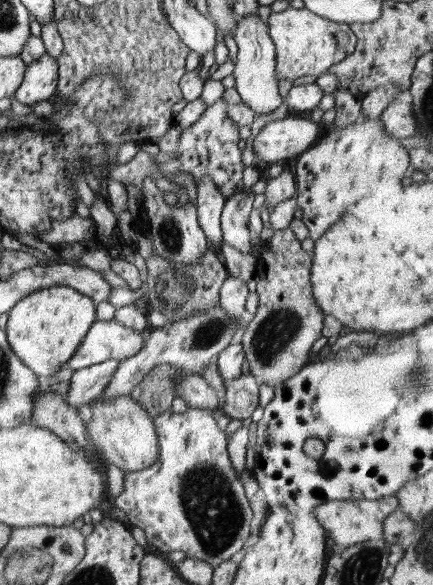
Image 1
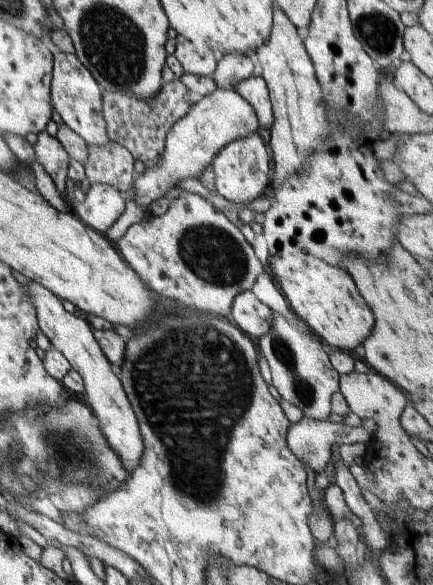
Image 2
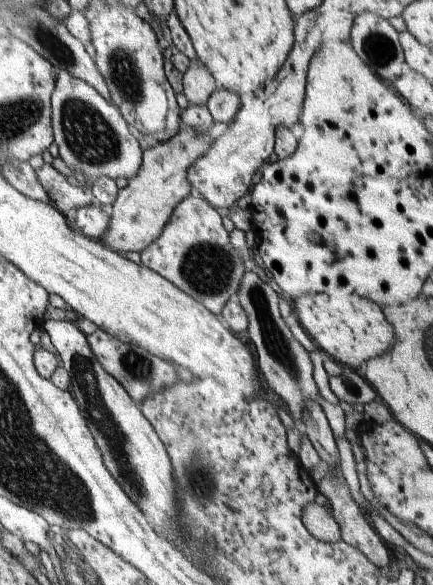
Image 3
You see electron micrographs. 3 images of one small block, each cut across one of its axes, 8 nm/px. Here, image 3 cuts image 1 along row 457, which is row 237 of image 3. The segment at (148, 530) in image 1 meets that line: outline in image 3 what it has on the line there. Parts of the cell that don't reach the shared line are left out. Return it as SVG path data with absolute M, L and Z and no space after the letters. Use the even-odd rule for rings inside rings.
M191 194L174 208L162 234L140 252L144 266L158 272L217 317L230 296L239 294L242 277L247 271L242 254L232 246L229 233L222 225L222 217L222 213L200 194Z

